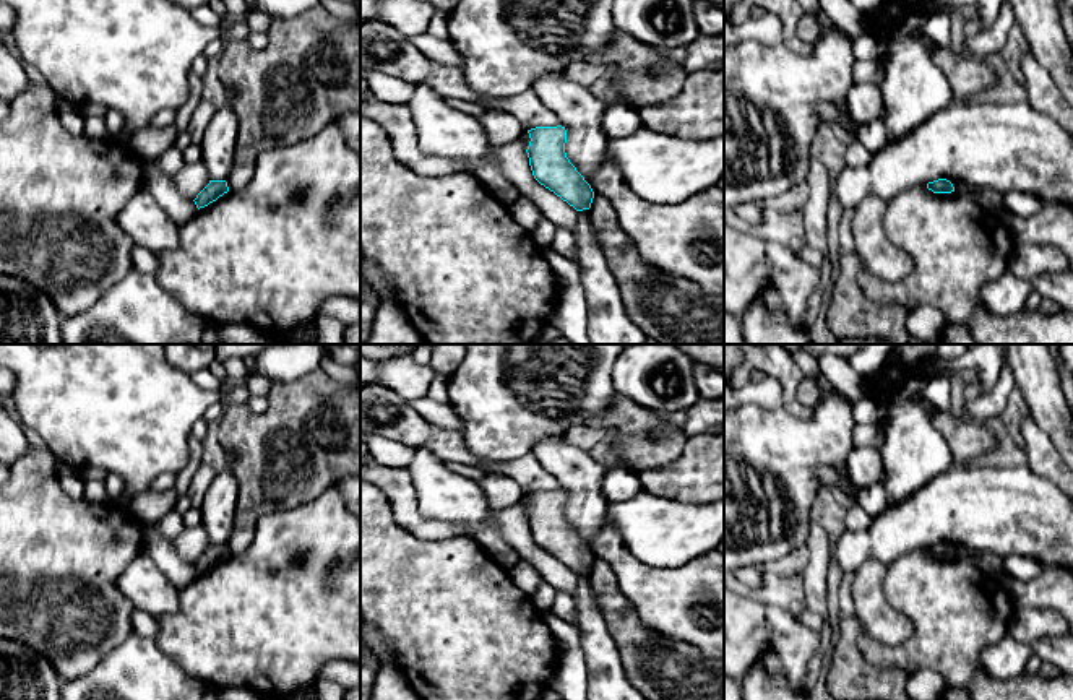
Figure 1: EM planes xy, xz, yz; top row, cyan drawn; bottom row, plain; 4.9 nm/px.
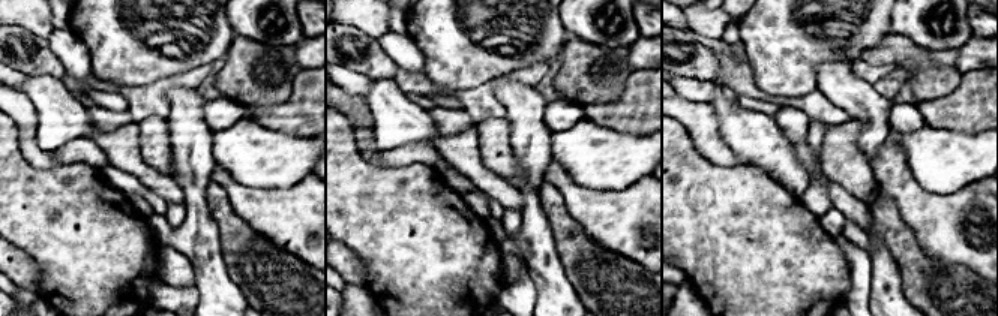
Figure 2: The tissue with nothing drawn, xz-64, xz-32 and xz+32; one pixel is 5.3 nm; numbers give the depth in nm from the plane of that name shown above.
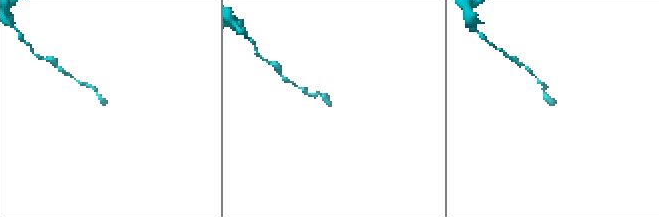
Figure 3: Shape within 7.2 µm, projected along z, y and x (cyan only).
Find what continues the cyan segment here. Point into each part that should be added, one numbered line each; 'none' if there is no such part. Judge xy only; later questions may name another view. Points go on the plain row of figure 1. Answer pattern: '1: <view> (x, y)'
none

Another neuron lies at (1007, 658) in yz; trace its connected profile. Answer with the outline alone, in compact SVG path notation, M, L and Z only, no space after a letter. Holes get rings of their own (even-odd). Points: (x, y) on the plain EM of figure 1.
M1006 633L993 646L982 651L980 664L993 679L1016 679L1032 655L1028 643Z

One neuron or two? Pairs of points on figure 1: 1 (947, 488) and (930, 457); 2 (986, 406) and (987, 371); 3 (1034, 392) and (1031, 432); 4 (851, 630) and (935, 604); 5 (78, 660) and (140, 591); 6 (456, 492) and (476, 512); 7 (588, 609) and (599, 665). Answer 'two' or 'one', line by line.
1: two
2: two
3: two
4: two
5: two
6: one
7: one

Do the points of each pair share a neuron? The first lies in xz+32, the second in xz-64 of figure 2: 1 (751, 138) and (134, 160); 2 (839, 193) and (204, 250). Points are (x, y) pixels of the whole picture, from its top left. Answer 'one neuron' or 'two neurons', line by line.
1: two neurons
2: two neurons

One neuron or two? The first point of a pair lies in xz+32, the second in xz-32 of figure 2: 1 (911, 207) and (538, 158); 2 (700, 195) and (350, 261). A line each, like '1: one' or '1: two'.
1: two
2: two

